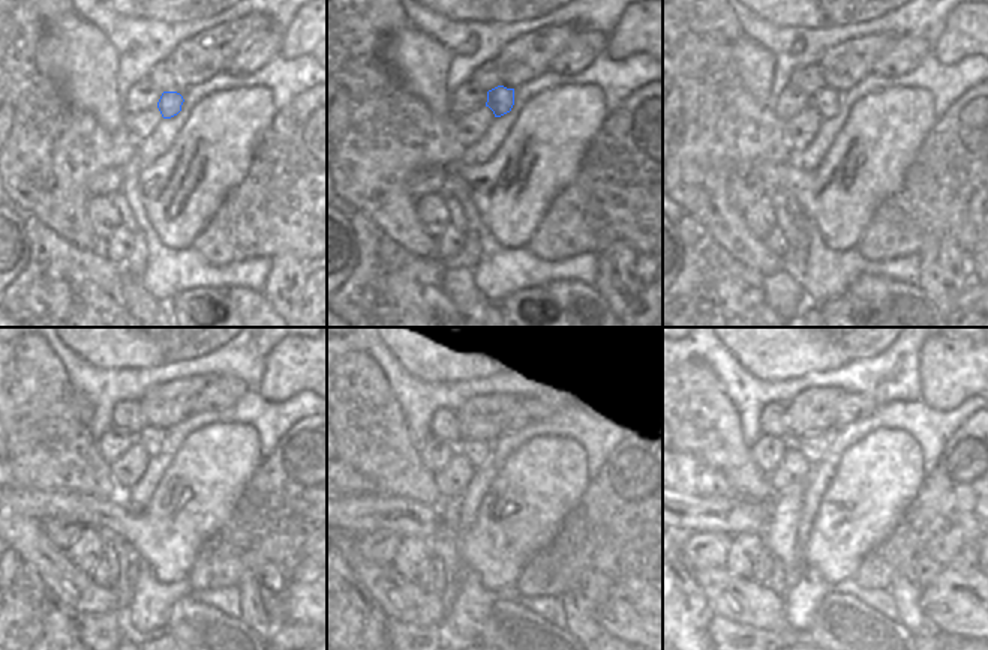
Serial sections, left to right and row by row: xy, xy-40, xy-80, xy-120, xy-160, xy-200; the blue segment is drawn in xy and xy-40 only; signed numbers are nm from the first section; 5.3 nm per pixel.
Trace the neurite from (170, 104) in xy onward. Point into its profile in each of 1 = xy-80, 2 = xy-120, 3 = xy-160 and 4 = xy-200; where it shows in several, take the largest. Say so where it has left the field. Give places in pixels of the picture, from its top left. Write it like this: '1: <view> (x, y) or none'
1: xy-80 (825, 101)
2: xy-120 (152, 439)
3: xy-160 (477, 451)
4: xy-200 (811, 448)

